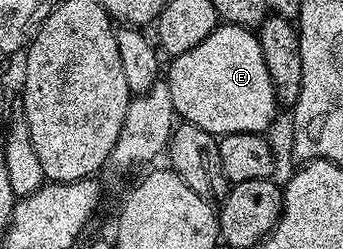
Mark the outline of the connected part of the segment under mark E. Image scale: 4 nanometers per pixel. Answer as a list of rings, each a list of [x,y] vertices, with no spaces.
[[[218,24],[217,29],[211,31],[203,43],[199,43],[199,47],[191,47],[191,51],[183,51],[183,55],[168,62],[167,80],[174,114],[182,122],[199,127],[218,138],[226,137],[228,133],[264,134],[265,128],[277,117],[279,102],[275,87],[271,83],[267,63],[263,63],[263,47],[252,28]]]

